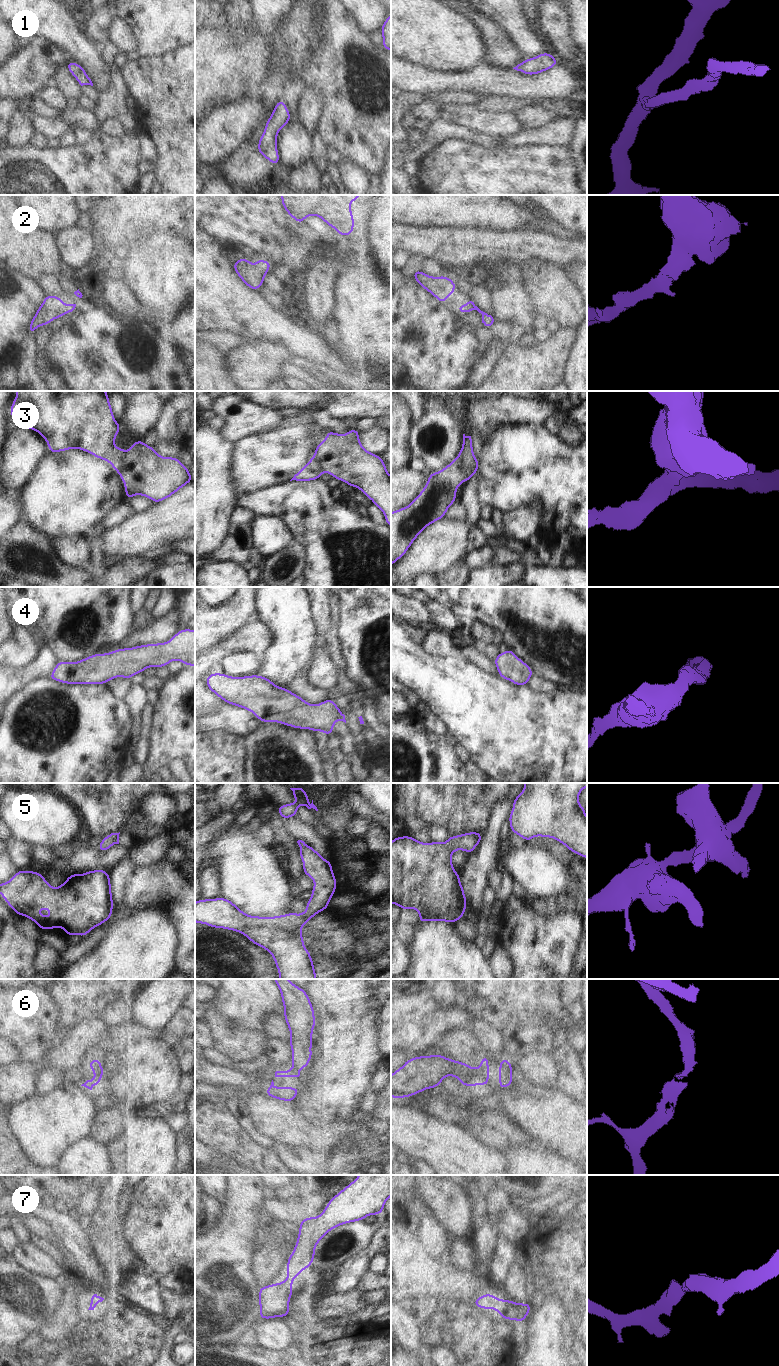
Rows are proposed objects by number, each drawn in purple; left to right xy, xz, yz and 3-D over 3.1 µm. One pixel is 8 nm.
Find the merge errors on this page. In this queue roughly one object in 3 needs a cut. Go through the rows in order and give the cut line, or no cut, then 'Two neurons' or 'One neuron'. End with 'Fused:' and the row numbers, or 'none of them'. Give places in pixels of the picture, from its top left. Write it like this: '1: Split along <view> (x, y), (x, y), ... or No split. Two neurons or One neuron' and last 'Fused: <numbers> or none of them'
1: No split. One neuron
2: No split. One neuron
3: Split along yz (457, 456), (459, 467), (467, 480). Two neurons
4: No split. One neuron
5: No split. One neuron
6: Split along yz (480, 1068), (480, 1078), (476, 1084). Two neurons
7: No split. One neuron
Fused: 3, 6.

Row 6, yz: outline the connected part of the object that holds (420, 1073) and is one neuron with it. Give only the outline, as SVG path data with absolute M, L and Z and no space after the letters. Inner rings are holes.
M440 1054L416 1056L407 1059L402 1067L391 1075L391 1097L411 1097L430 1088L439 1088L447 1075L457 1078L466 1088L478 1084L481 1069L467 1063L452 1060Z

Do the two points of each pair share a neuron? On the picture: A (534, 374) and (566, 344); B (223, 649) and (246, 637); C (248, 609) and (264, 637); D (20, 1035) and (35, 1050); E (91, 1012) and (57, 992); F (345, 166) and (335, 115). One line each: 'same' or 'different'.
A: same
B: same
C: different
D: same
E: same
F: different

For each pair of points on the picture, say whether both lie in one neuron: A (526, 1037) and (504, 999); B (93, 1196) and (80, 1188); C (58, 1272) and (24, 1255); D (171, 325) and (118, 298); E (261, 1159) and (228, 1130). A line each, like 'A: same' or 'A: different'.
A: same
B: different
C: same
D: different
E: same

